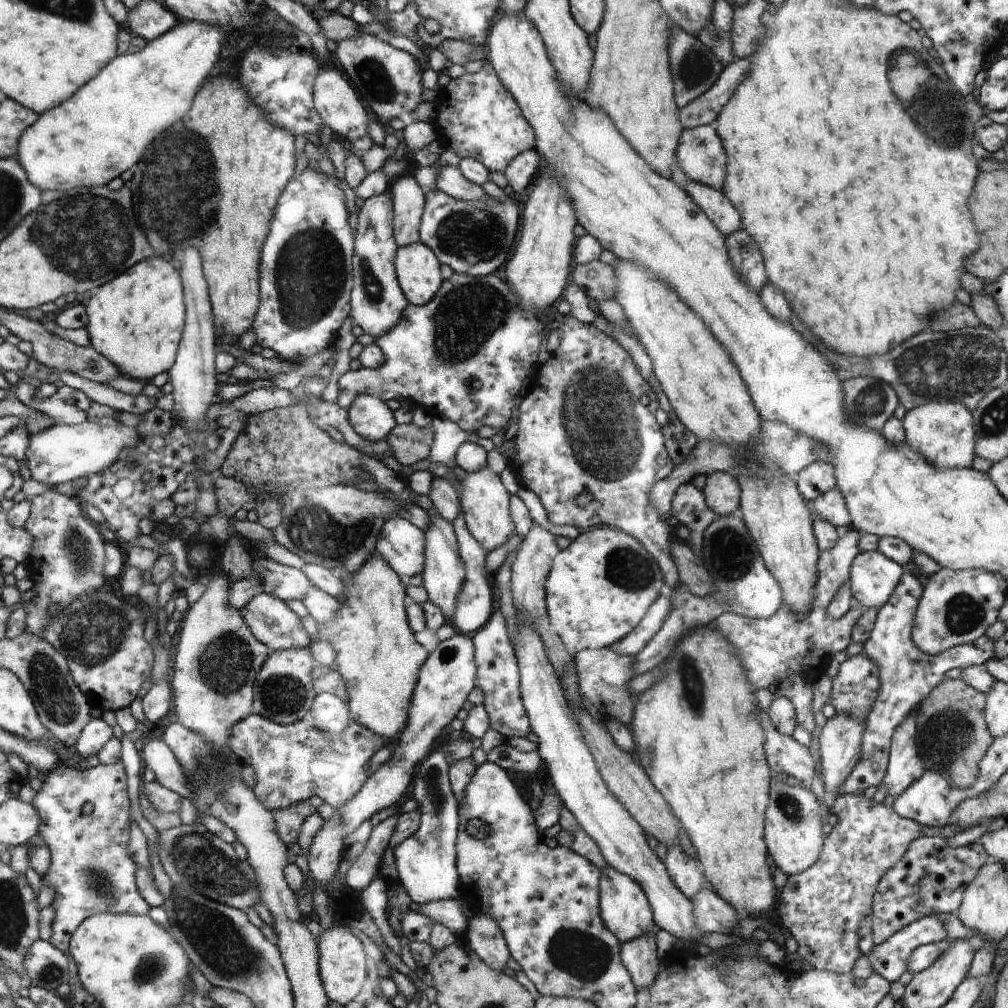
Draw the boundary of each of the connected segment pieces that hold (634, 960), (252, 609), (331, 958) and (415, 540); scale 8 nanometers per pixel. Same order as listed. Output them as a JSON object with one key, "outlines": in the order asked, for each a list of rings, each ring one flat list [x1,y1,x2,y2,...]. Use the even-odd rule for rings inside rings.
{"outlines":[[[657,932,621,944,621,959,637,988,648,988,658,975]],[[257,591,256,595,241,611,242,619,248,624,249,630,271,652,288,648,305,648,310,645,308,632,305,630,304,620,292,610,288,603,275,598,272,594]],[[340,926,322,931,321,936,317,939,320,947,320,970,321,980,324,984,325,992,332,1002,346,1004,350,1002,360,990,362,984,366,982,366,956,364,956,364,946,362,942]],[[390,516,376,542,375,553,403,579,425,570,425,534,400,516]]]}

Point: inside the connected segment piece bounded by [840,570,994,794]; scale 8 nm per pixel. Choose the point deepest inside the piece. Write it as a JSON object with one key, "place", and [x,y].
{"place":[908,676]}

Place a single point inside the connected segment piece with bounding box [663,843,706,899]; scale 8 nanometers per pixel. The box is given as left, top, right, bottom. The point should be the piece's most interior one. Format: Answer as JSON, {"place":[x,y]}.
{"place":[683,870]}

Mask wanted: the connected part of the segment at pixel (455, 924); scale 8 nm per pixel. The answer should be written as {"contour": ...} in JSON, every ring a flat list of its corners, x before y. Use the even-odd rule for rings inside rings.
{"contour":[[441,899,420,906,420,914,428,916,434,923,446,926,454,935,466,935,468,920,462,912,460,899]]}

